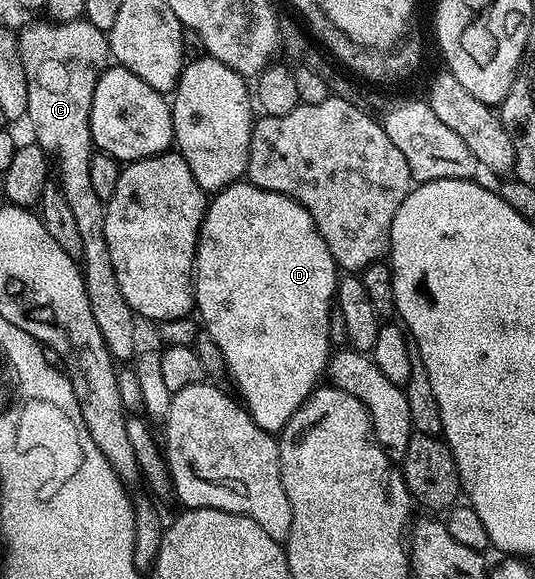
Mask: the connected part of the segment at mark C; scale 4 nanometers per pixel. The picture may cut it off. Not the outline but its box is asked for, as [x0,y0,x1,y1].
[17,17,136,361]

